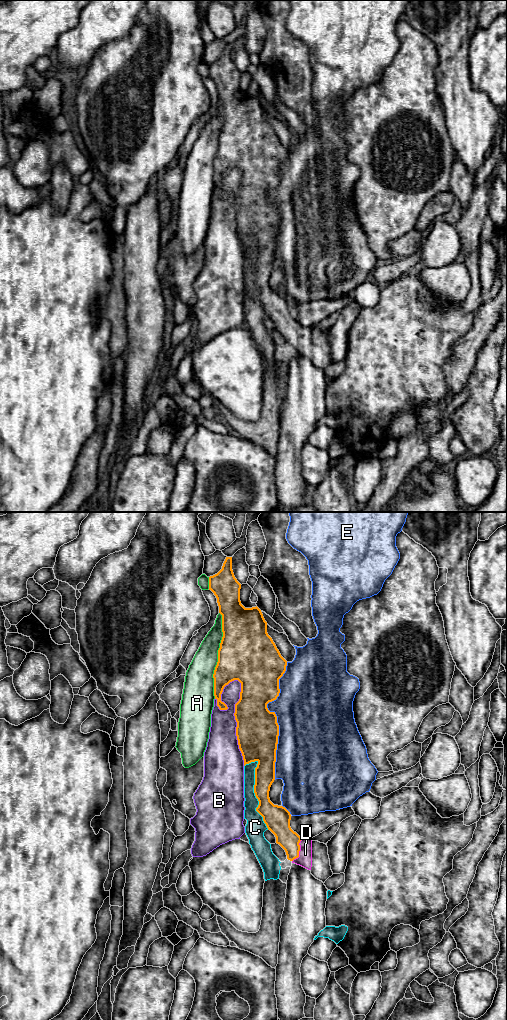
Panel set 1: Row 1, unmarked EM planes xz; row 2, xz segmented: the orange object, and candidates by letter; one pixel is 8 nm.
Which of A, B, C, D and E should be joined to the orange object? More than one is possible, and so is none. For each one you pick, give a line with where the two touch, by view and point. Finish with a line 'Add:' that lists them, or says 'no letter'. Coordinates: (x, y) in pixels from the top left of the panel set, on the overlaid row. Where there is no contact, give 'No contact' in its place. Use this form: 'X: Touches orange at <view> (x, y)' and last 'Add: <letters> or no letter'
D: Touches orange at xz (299, 850)
Add: D

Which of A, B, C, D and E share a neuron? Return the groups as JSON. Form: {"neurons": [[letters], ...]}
{"neurons": [["A"], ["B"], ["C"], ["D"], ["E"]]}

